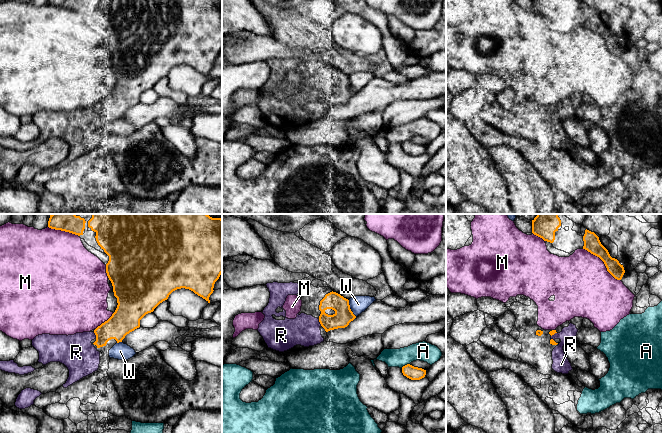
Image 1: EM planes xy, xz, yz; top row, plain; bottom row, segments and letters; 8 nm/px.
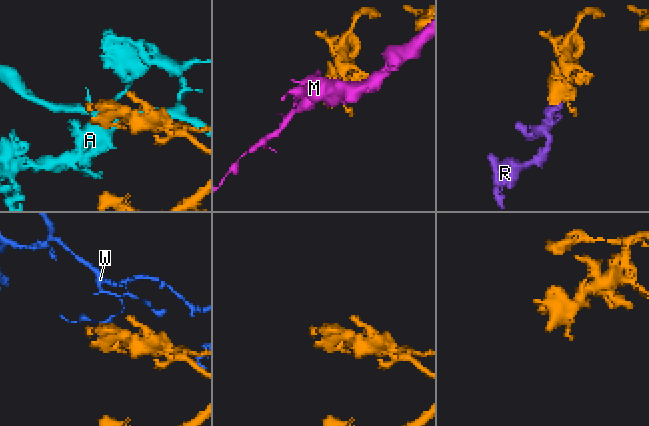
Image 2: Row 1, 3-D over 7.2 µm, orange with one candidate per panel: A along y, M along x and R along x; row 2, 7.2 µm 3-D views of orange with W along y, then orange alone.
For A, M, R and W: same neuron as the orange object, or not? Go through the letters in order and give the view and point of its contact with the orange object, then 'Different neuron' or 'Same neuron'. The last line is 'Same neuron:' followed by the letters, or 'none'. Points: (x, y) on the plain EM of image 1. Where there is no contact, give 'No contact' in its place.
A: Touches orange at xz (405, 141). Different neuron
M: Touches orange at yz (604, 39). Different neuron
R: Touches orange at xy (95, 110). Same neuron
W: Touches orange at xz (349, 84). Different neuron
Same neuron: R

